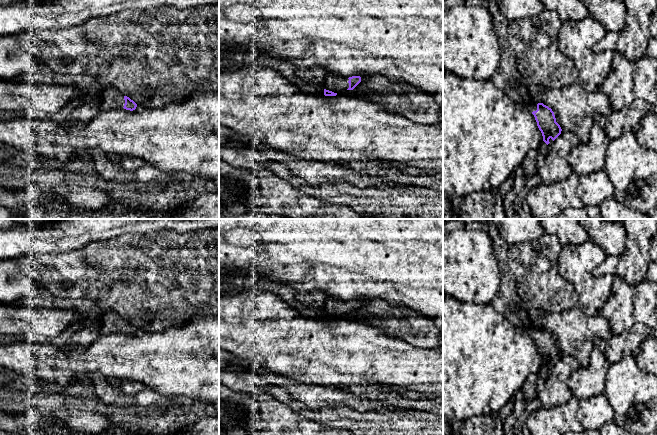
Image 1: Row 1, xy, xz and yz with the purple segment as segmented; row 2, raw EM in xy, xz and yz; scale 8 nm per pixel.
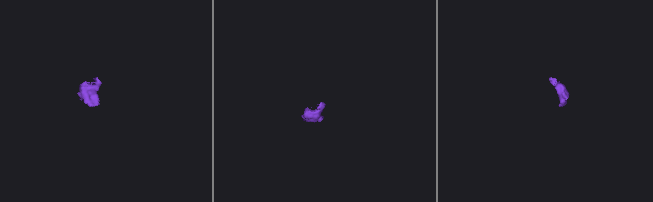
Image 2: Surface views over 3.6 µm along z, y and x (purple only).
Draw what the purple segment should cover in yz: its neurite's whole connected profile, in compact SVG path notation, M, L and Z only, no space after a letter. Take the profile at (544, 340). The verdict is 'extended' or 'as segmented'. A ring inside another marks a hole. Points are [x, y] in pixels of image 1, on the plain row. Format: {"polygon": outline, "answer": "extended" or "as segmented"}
{"polygon": "M529 322L526 325L526 332L534 339L537 350L542 357L543 365L548 369L549 363L553 365L561 358L561 351L556 346L554 336L543 327L537 327Z", "answer": "extended"}

